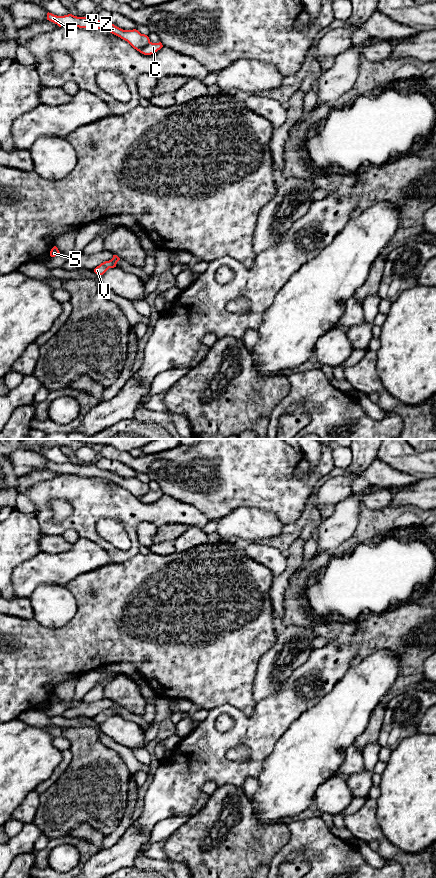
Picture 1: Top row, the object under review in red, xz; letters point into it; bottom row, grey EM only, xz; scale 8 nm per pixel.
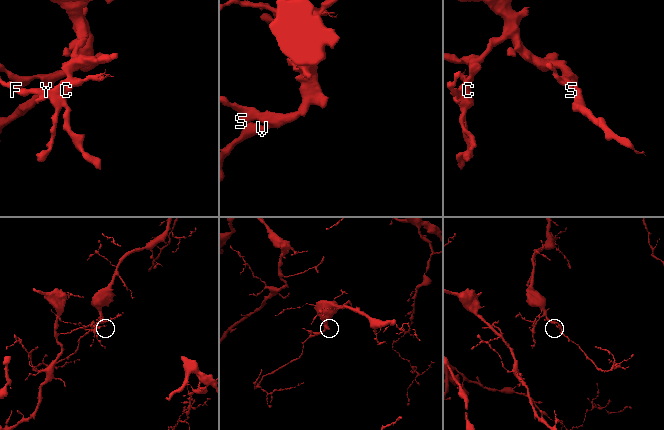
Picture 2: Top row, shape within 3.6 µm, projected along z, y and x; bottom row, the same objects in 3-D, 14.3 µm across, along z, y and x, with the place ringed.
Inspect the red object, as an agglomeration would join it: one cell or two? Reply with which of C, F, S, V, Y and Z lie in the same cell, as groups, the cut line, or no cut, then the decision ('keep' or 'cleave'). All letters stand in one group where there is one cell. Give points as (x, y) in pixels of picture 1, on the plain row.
C F S V Y Z; no cut; keep

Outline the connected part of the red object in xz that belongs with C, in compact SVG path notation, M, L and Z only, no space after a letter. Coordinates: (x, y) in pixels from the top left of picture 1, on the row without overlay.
M47 461L47 468L61 474L76 474L79 476L91 476L106 478L121 487L127 489L134 497L144 503L151 503L160 498L163 493L161 490L152 491L149 485L141 482L138 478L123 478L114 472L102 470L95 465L77 465L72 462L57 464L52 461Z

